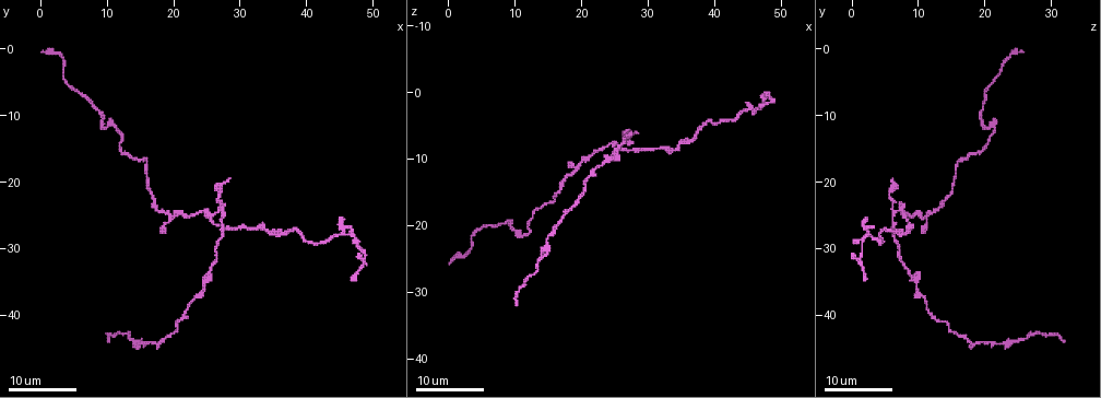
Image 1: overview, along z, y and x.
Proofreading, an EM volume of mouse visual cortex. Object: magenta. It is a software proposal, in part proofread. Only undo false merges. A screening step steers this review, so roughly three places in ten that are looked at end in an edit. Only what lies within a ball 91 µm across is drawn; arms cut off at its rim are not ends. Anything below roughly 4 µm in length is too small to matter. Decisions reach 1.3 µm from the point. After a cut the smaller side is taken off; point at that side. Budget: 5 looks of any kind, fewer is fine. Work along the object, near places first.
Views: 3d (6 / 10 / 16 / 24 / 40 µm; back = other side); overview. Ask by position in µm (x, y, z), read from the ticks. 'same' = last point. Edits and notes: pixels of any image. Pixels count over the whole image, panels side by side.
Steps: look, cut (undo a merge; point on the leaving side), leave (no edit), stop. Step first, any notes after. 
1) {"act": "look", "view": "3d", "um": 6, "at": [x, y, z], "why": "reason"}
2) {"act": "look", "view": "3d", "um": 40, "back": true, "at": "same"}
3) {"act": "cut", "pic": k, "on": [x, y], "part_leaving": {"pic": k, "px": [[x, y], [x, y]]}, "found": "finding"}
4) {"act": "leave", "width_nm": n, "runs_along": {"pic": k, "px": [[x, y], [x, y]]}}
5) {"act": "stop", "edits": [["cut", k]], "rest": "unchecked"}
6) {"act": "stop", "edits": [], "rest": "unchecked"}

{"act": "look", "view": "3d", "um": 24, "at": [36.5, 27.5, 7.0], "why": "thick turns thin"}

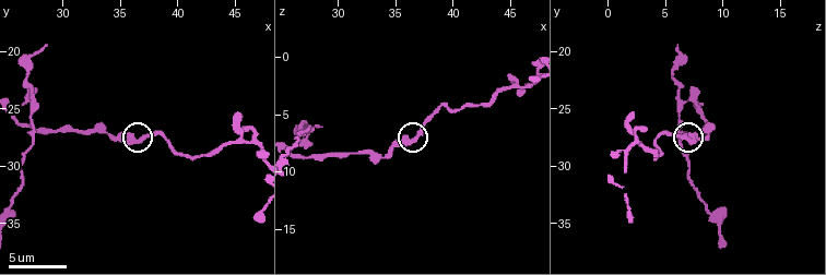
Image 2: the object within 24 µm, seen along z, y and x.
{"act": "look", "view": "3d", "um": 6, "at": [36.8, 28.0, 7.0]}

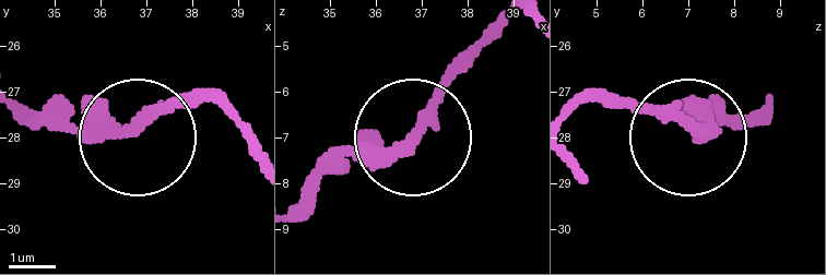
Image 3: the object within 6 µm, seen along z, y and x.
{"act": "leave", "found": "continuous, no second neuron"}

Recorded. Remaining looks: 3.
{"act": "look", "view": "3d", "um": 24, "at": [19.5, 25.0, 11.0], "why": "thin arm on a thick one"}

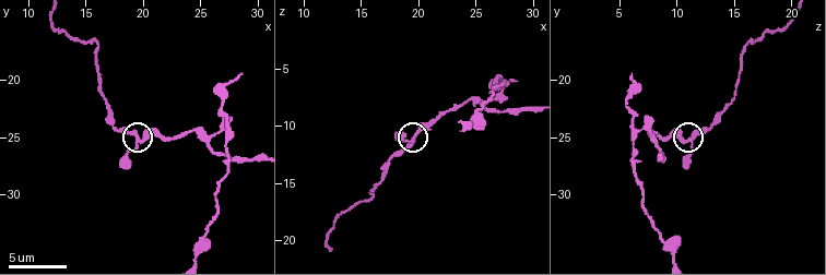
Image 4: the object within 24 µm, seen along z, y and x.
{"act": "look", "view": "3d", "um": 10, "at": [19.6, 25.2, 11.4], "why": "closer look"}

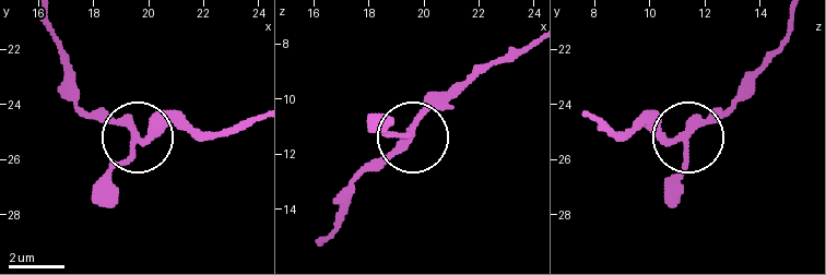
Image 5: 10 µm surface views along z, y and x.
{"act": "leave", "runs_along": {"pic": 5, "px": [[532, 42], [447, 91], [414, 133], [373, 133]]}, "found": "all the same neuron"}

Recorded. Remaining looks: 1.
{"act": "stop", "edits": [], "rest": "unchecked"}

